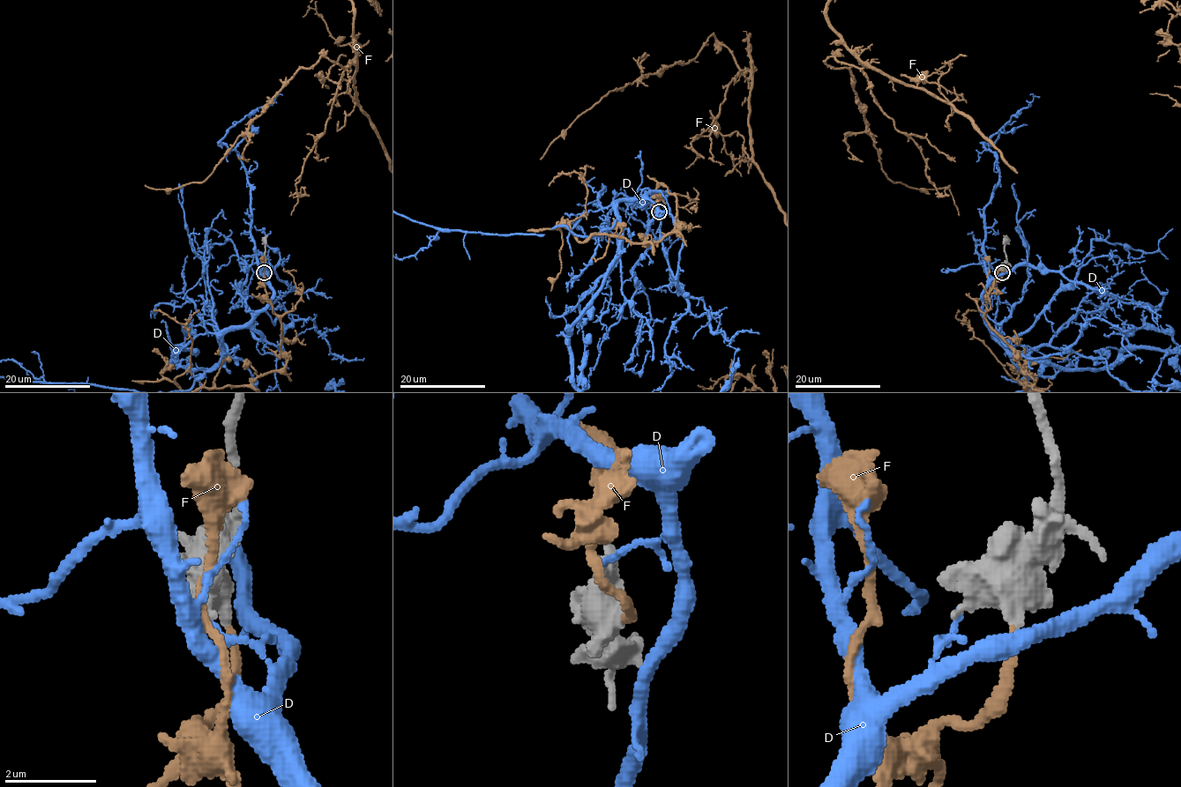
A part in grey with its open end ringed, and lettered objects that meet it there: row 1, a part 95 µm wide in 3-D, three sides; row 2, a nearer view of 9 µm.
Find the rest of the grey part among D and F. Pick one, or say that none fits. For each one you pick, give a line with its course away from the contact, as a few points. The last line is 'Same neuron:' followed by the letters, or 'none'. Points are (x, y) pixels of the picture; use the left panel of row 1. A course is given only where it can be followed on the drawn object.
Same neuron: F

